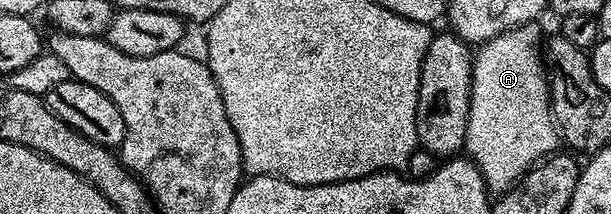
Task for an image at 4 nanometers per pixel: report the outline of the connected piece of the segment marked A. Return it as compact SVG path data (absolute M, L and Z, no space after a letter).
M515 27L501 33L482 44L473 55L465 151L491 193L508 191L535 164L542 163L548 155L556 154L558 147L555 146L560 146L561 143L559 128L555 126L555 116L551 113L549 79L545 74L545 63L541 58L541 39L539 43L539 31L536 27Z

